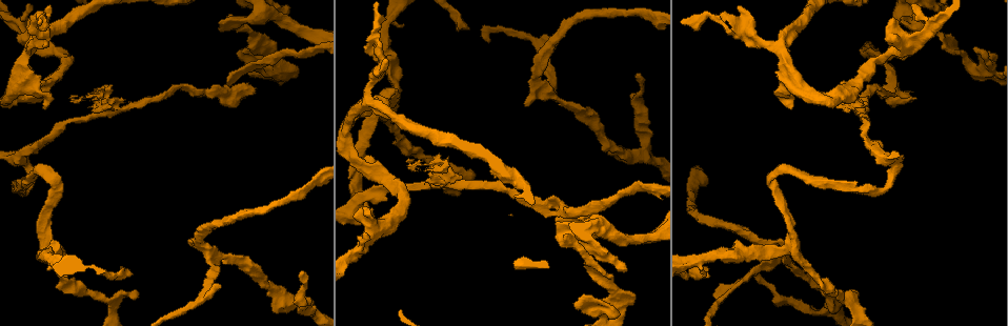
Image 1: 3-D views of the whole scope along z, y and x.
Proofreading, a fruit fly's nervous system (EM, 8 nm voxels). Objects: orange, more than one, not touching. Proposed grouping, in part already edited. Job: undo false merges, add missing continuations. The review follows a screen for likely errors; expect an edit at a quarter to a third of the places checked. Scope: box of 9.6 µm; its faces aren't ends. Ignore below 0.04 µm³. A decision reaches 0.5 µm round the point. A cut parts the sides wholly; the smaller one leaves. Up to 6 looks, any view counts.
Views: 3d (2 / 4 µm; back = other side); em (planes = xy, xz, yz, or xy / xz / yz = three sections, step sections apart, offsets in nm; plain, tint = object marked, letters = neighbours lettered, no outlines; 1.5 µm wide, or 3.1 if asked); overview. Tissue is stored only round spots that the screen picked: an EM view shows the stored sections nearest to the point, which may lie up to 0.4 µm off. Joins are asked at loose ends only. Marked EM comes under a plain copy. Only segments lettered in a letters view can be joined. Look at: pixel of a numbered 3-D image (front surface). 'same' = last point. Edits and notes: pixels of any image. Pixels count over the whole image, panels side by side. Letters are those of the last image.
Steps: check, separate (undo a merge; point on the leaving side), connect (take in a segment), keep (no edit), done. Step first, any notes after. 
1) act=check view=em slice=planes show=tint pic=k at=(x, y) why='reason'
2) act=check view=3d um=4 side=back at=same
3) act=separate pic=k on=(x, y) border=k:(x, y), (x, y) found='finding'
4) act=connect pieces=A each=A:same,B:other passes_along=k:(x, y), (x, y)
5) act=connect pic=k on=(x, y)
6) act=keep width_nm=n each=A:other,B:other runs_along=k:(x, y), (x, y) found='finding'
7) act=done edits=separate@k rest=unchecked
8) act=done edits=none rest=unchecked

act=check view=em slice=xz step=4 show=tint pic=1 at=(111, 300) why='abrupt turn'

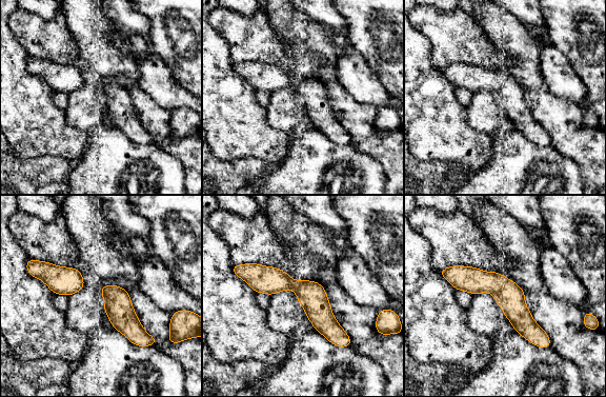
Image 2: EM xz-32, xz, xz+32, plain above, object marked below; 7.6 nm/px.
act=check view=em slice=planes show=letters at=same

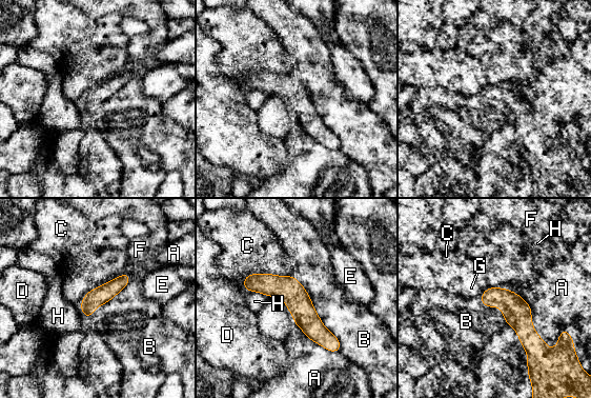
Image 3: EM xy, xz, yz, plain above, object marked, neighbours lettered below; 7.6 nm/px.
act=keep longest_contact=B:700nm each=A:other,B:other,C:other,D:other,E:other,F:other,G:other,H:other border=3:(291, 276), (338, 339), (339, 351) found='continuous, no second cell'

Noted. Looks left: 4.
act=check view=em slice=planes show=tint pic=1 at=(389, 92) why='abrupt turn'

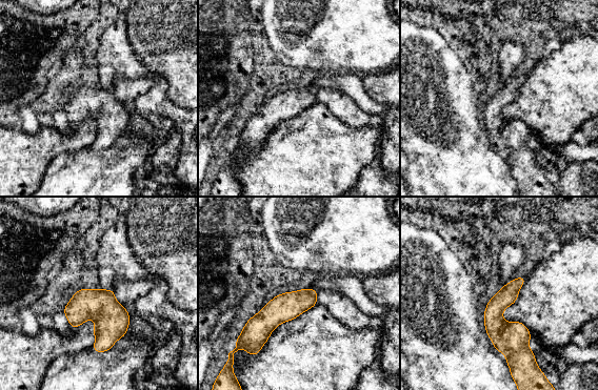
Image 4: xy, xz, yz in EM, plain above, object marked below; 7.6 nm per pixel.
act=check view=em slice=planes show=letters at=same

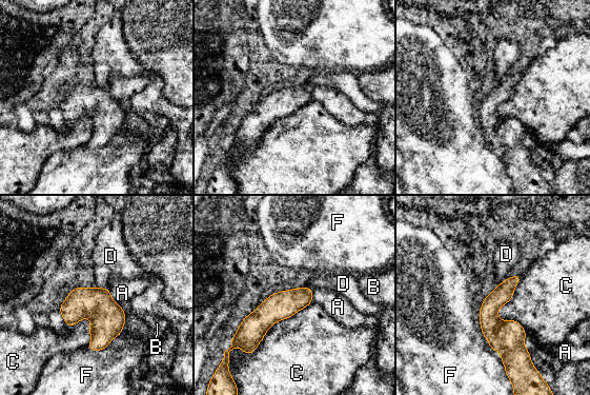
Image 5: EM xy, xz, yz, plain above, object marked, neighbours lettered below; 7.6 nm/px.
act=keep width_nm=240 each=A:other,B:other,C:other,D:other,F:other runs_along=5:(517, 277), (492, 302), (492, 327), (519, 377) found='continuous, no second cell'

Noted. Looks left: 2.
act=check view=3d um=4 pic=1 at=(466, 27) why='free end'

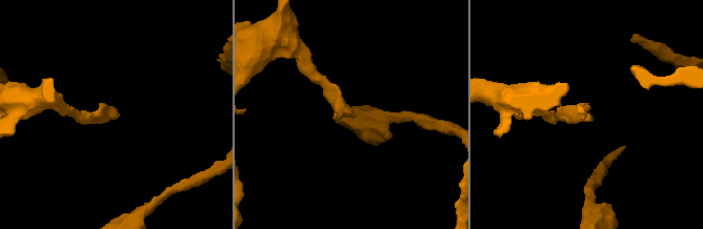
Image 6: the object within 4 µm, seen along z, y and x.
act=check view=em slice=planes show=letters pic=6 at=(116, 112) why='now the EM'

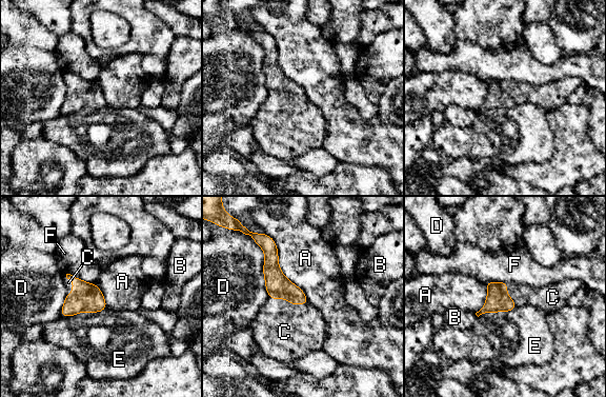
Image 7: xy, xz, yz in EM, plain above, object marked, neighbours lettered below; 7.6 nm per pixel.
act=connect pieces=C each=A:other,B:other,C:same,D:other,E:other,F:other passes_along=7:(278, 285), (288, 301), (284, 332) found='it goes on there'

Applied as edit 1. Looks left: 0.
act=done edits=connect@7 rest=unchecked

